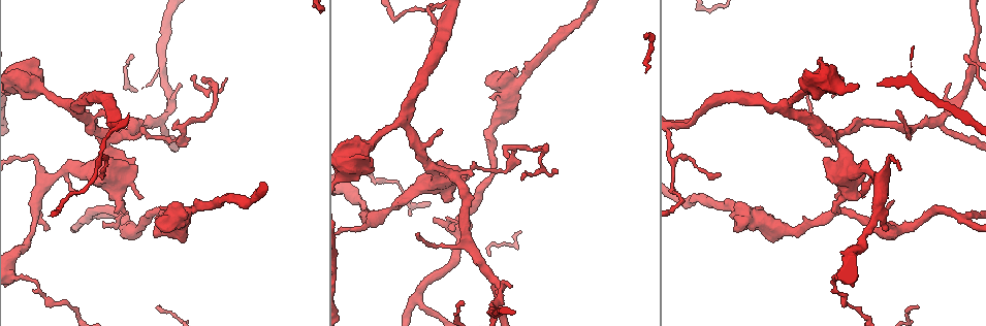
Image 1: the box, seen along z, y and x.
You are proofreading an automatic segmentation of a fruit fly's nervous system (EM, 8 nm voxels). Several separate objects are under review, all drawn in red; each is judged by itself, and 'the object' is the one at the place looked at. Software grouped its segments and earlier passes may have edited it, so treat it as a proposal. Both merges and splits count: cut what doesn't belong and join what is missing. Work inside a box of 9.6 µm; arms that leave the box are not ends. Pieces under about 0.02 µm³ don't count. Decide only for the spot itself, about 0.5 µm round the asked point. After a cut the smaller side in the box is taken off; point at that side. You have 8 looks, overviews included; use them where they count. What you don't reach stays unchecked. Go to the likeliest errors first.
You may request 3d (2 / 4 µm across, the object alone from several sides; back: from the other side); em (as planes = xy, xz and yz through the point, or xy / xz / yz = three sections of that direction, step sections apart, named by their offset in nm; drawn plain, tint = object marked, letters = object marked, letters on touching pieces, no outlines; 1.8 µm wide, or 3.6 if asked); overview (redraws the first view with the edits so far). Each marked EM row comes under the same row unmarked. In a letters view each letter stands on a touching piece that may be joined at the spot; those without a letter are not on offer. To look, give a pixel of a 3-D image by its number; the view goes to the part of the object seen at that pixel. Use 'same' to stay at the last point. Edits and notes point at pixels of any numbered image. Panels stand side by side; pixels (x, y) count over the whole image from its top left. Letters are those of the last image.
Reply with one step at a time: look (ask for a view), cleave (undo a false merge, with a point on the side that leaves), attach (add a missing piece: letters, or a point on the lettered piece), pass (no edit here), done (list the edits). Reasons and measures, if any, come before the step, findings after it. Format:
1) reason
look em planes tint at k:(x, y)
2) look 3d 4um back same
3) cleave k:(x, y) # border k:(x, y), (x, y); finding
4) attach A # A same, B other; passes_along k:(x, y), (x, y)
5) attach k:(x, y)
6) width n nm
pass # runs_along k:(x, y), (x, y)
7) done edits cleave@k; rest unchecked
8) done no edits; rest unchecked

sudden change in width
look 3d 4um at 1:(188, 213)

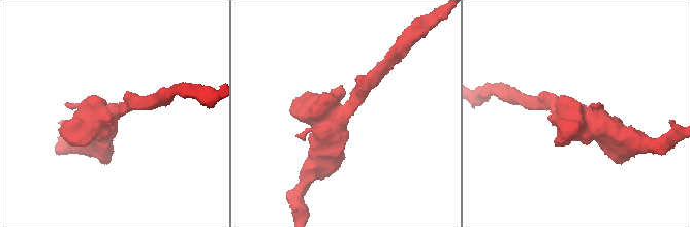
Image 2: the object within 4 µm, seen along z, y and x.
look em planes letters at 2:(340, 114)

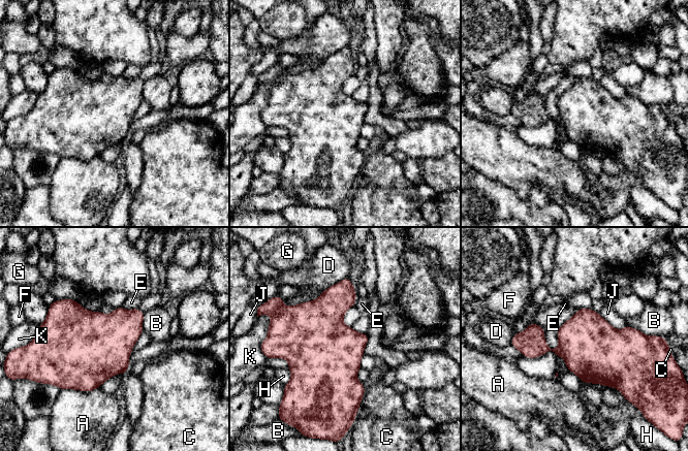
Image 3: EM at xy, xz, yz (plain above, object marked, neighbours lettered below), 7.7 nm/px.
pass # A other, B other, C other, D other, E other, F other, G other, H other, J other, K other; border 3:(598, 313), (615, 328), (625, 326); one neuron here

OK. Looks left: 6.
sharp bend
look em yz step 4 letters at 1:(831, 143)

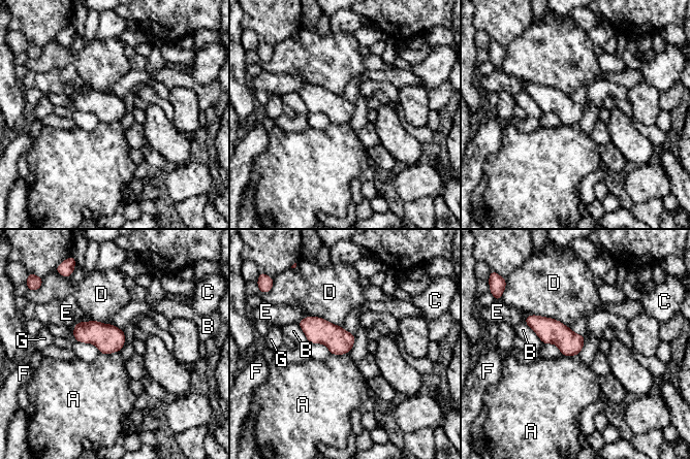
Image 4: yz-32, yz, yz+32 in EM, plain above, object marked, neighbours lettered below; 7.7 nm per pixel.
another direction
look em planes letters same

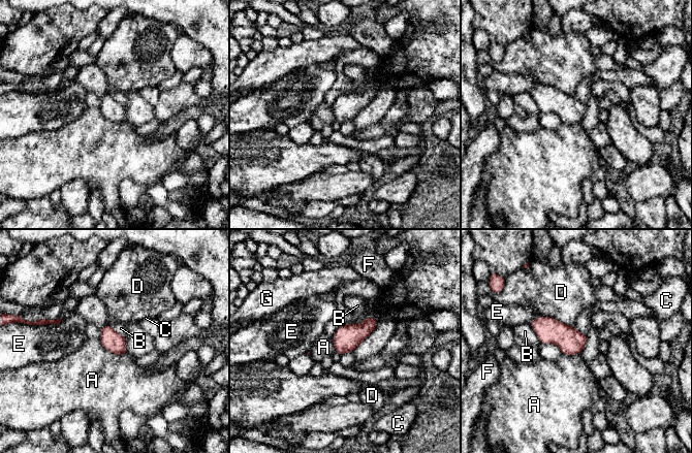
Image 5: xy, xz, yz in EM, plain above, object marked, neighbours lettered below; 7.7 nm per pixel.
longest_contact D 260 nm
pass # A other, B other, C other, D other, E other, F other, G other; border 5:(98, 338), (108, 351), (126, 353); one neuron here

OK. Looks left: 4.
arms part here
look 3d 2um at 1:(834, 144)

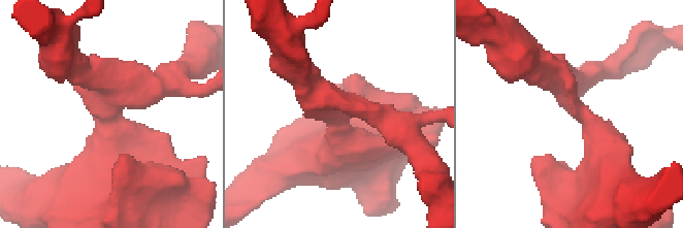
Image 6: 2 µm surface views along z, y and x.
arms 4; now the EM
look em xy step 16 tint at 6:(109, 105)

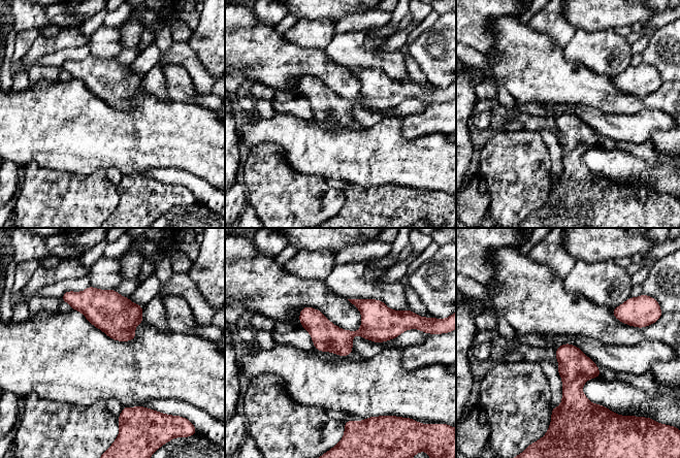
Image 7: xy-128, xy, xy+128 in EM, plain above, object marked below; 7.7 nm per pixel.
cut it another way
look em xz step 4 letters same

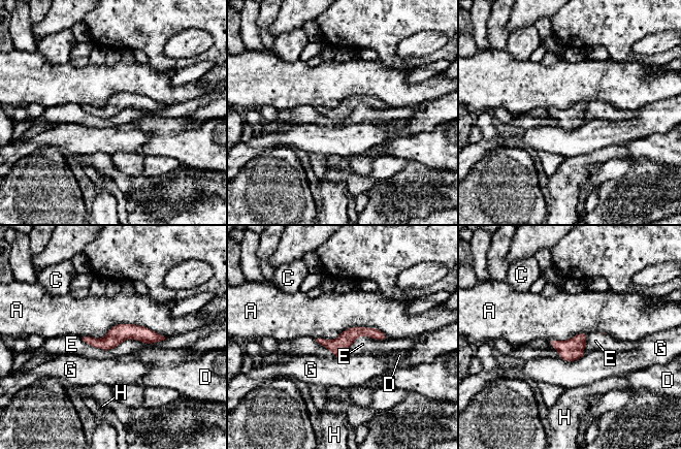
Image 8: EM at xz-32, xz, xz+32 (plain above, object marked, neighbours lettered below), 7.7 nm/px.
pass # A other, C other, D other, E other, G other, H other; border 8:(82, 337), (140, 324), (165, 338); all the same neuron

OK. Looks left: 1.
an open end
look em planes letters at 1:(885, 231)

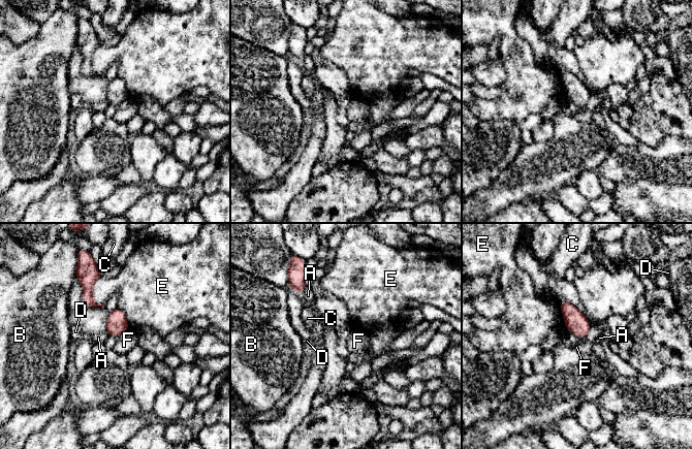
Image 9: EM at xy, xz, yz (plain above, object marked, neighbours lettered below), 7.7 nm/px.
pass # A other, B other, C other, D other, E other, F other; border 9:(128, 328), (116, 338); no lettered piece goes on from it

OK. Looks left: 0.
done no edits; rest unchecked

